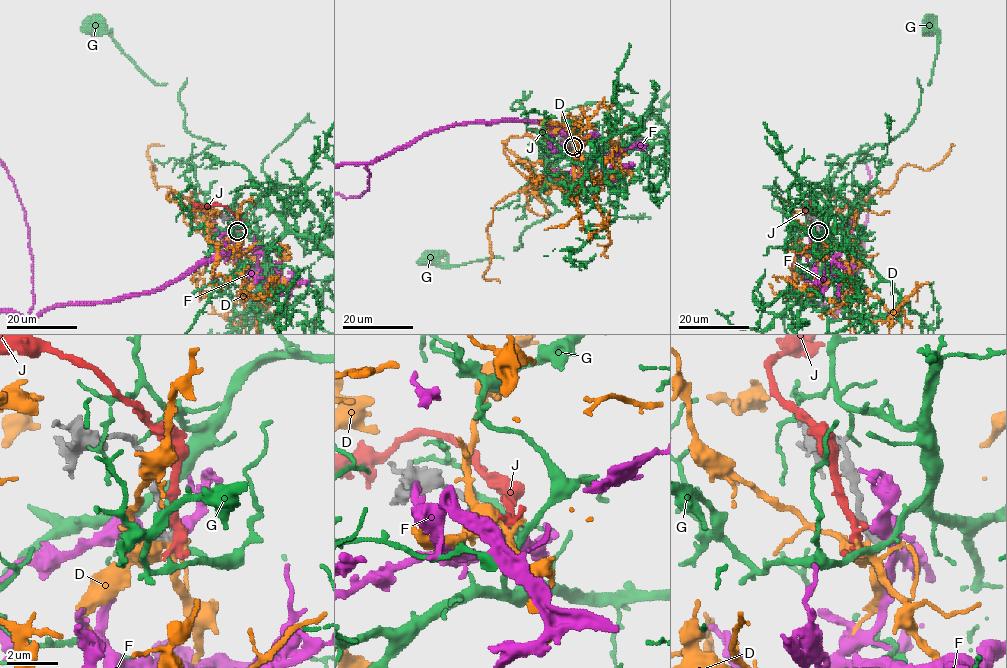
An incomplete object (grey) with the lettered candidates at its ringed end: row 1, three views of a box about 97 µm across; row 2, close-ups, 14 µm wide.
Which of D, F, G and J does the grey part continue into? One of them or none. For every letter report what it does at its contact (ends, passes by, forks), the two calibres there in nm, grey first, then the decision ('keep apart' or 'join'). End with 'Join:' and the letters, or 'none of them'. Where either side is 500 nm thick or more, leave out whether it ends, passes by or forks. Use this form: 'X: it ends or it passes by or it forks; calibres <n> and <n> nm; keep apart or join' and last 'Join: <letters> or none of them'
D: calibres 550 and 190 nm; join
F: calibres 550 and 240 nm; keep apart
G: calibres 550 and 240 nm; keep apart
J: calibres 550 and 280 nm; keep apart
Join: D

